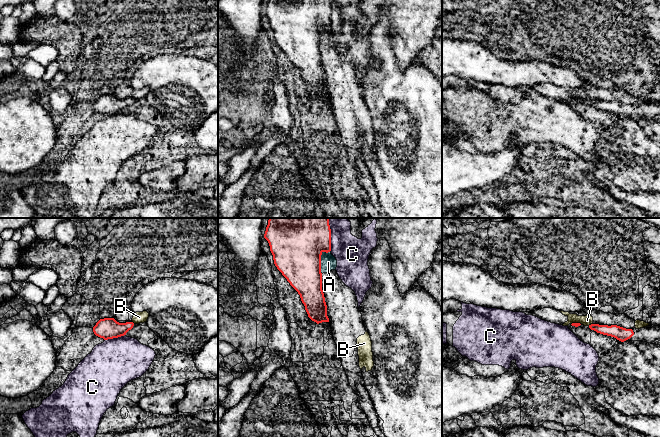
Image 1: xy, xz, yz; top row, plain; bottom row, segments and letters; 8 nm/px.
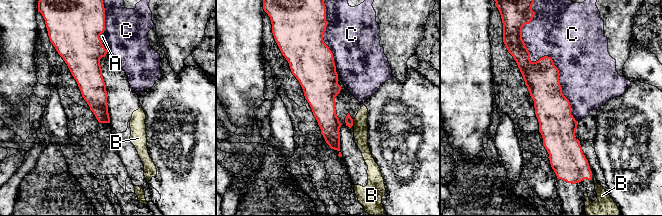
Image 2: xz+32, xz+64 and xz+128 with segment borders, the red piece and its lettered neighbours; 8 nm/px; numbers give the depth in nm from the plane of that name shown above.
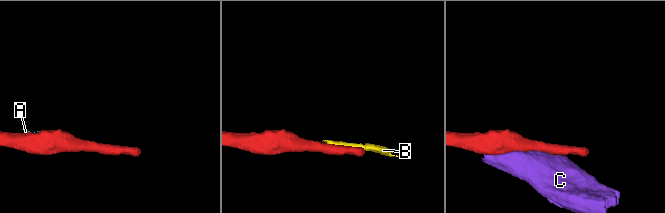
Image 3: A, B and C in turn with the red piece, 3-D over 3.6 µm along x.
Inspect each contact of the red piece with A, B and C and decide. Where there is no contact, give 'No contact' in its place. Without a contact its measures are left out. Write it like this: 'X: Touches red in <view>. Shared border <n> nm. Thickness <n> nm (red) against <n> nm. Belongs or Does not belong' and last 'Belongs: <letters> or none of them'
A: Touches red in xz. Shared border 200 nm. Thickness 460 nm (red) against 130 nm. Does not belong
B: Touches red in yz. Shared border 40 nm. Thickness 110 nm (red) against 90 nm. Does not belong
C: Touches red in xz. Shared border 260 nm. Thickness 500 nm (red) against 260 nm. Does not belong
Belongs: none of them

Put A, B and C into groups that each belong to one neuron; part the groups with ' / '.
A B / C

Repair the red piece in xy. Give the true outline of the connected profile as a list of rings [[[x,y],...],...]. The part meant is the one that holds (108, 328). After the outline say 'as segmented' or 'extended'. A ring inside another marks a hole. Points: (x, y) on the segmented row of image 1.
[[[104,318],[96,323],[93,332],[96,336],[108,340],[126,335],[133,326],[133,322],[119,323],[114,318]]]; as segmented

